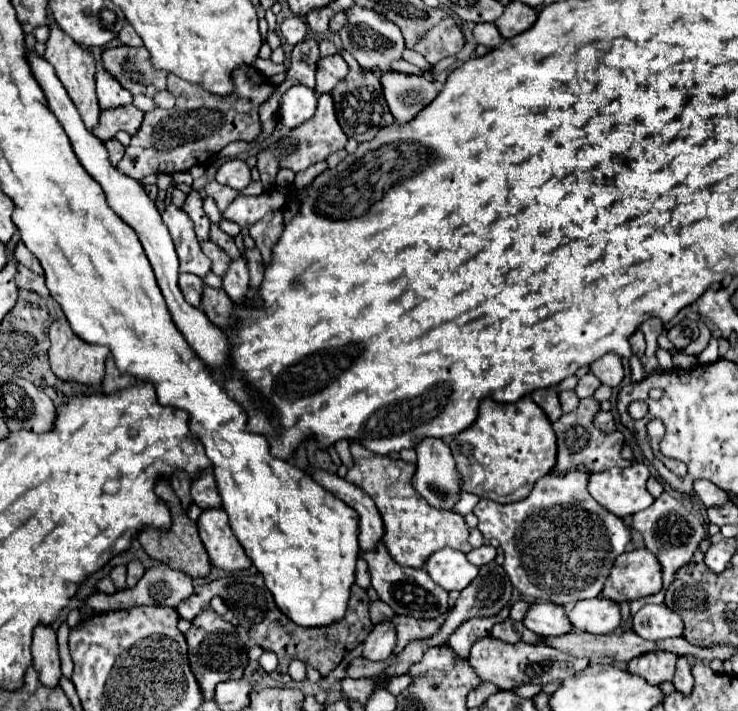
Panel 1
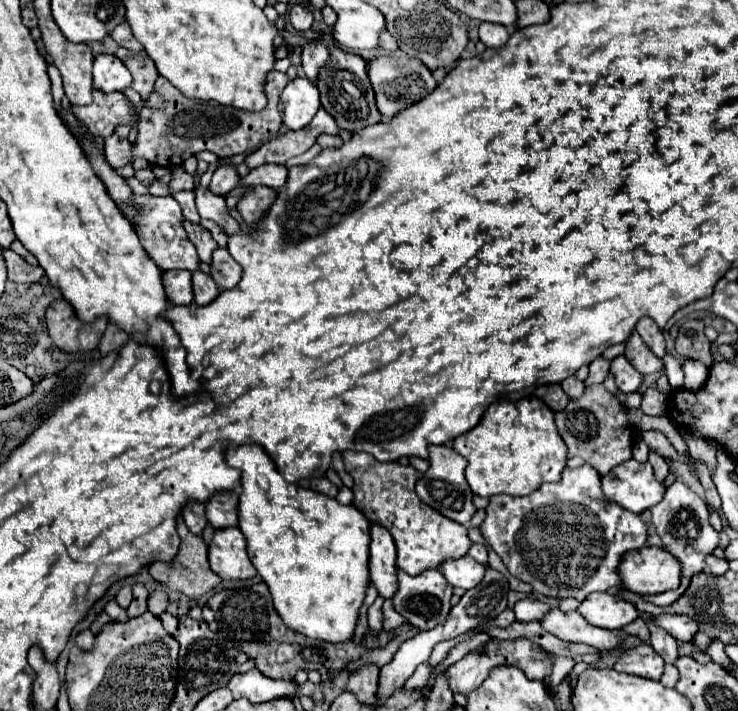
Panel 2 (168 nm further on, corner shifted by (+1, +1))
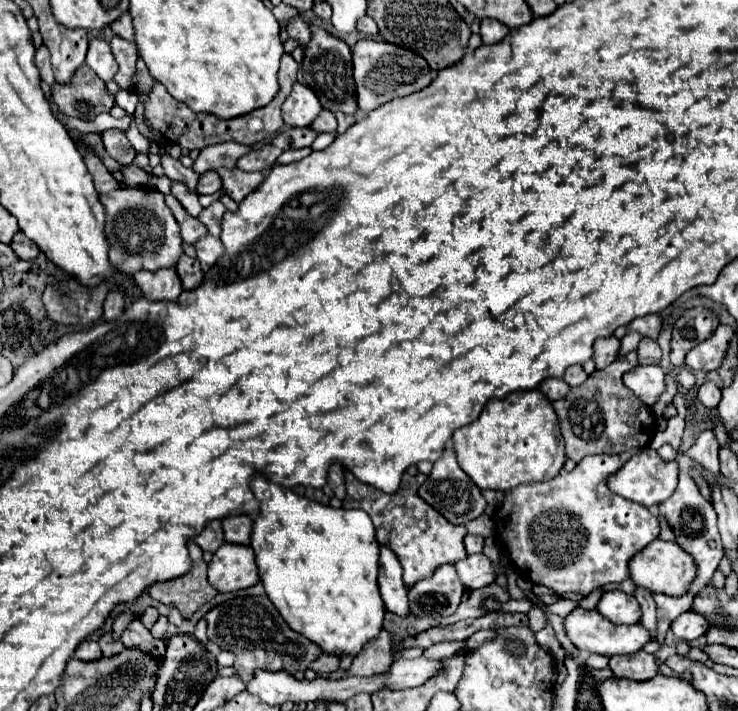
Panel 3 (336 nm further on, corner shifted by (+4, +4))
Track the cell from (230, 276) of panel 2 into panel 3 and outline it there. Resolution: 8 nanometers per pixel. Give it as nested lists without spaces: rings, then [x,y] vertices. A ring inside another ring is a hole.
[[[204,235],[202,239],[198,239],[194,243],[194,249],[196,249],[196,257],[198,257],[198,261],[200,261],[200,265],[202,265],[204,271],[208,271],[212,267],[212,263],[216,263],[216,259],[224,251],[220,239],[216,239],[212,235]]]

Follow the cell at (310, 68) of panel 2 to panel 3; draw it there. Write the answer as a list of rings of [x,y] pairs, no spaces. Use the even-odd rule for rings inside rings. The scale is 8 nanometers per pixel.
[[[292,17],[286,21],[286,31],[292,39],[298,39],[300,45],[306,45],[310,41],[310,29],[308,23],[302,17]]]

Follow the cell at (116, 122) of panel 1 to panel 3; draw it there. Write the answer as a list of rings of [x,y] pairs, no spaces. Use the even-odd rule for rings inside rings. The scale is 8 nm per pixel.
[[[88,65],[78,67],[70,83],[54,83],[52,99],[62,113],[84,121],[110,111],[114,105],[114,95],[106,91],[104,81]]]

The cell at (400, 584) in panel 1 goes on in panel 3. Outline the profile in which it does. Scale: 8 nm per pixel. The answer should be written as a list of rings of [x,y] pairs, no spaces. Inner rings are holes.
[[[442,565],[434,571],[432,577],[422,579],[408,589],[412,615],[434,619],[448,617],[458,609],[464,591],[466,587],[460,583],[454,565]]]

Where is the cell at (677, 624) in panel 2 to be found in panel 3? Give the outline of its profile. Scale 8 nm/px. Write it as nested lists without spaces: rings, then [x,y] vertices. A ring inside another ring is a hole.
[[[694,611],[682,613],[682,615],[672,623],[674,635],[680,637],[680,639],[686,639],[686,641],[694,641],[694,639],[702,637],[702,635],[708,631],[708,627],[710,627],[708,619],[704,619],[700,613],[694,613]]]

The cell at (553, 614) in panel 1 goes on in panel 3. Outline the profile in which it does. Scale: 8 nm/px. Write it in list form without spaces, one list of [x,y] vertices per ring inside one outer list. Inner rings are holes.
[[[578,607],[576,611],[572,611],[572,613],[564,619],[564,627],[566,627],[566,635],[570,637],[570,641],[572,641],[580,651],[598,653],[598,655],[606,655],[606,657],[632,655],[632,653],[640,651],[648,641],[652,641],[650,631],[644,629],[640,623],[636,623],[636,625],[614,625],[614,623],[610,623],[608,619],[604,619],[596,609],[586,611],[586,609]]]

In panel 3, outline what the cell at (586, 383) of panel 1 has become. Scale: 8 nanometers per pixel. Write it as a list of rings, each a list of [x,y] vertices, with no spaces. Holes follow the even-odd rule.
[[[614,335],[608,339],[596,339],[594,343],[594,361],[596,361],[596,369],[604,369],[610,363],[614,363],[618,359],[620,353],[620,339],[616,339]]]

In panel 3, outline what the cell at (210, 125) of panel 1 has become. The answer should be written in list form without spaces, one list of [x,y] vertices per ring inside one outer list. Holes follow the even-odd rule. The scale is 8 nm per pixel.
[[[284,53],[284,55],[282,55],[282,65],[280,65],[280,75],[278,75],[278,79],[280,79],[280,91],[278,91],[278,95],[272,99],[272,103],[268,103],[266,107],[256,109],[256,111],[252,111],[252,113],[248,113],[248,115],[230,119],[230,121],[218,119],[218,117],[208,115],[208,113],[188,111],[188,107],[186,107],[184,103],[178,103],[176,99],[172,99],[172,95],[168,95],[168,91],[166,91],[160,83],[154,83],[154,89],[152,89],[152,93],[150,93],[150,99],[148,99],[148,103],[144,105],[144,107],[146,107],[146,113],[144,113],[146,123],[148,123],[154,131],[162,133],[168,141],[180,143],[180,147],[186,149],[186,151],[202,149],[202,147],[216,145],[216,143],[224,143],[224,141],[236,141],[236,143],[242,143],[242,145],[256,145],[256,143],[264,141],[266,137],[272,137],[272,135],[284,125],[284,121],[282,121],[282,117],[280,117],[280,107],[282,107],[284,99],[290,95],[292,85],[296,83],[298,67],[300,67],[300,65],[292,59],[292,55]],[[254,117],[258,117],[258,119],[262,121],[262,129],[256,131],[256,133],[252,133],[252,131],[248,129],[248,121],[254,119]]]

